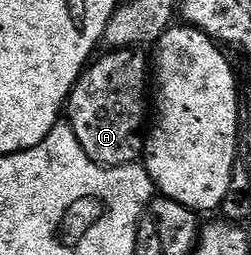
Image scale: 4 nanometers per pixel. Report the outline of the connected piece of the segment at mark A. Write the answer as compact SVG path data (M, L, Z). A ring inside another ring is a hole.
M110 49L105 53L107 55L104 56L103 59L95 58L93 62L87 66L83 75L78 79L78 84L76 84L74 90L70 92L68 100L68 122L70 127L76 133L76 141L80 141L80 145L84 149L84 153L88 153L88 157L92 157L92 161L96 161L101 165L101 167L127 167L130 163L138 163L139 160L143 158L146 150L146 140L148 135L148 99L146 103L146 83L148 87L148 59L147 56L145 59L145 57L142 56L145 54L138 49Z

